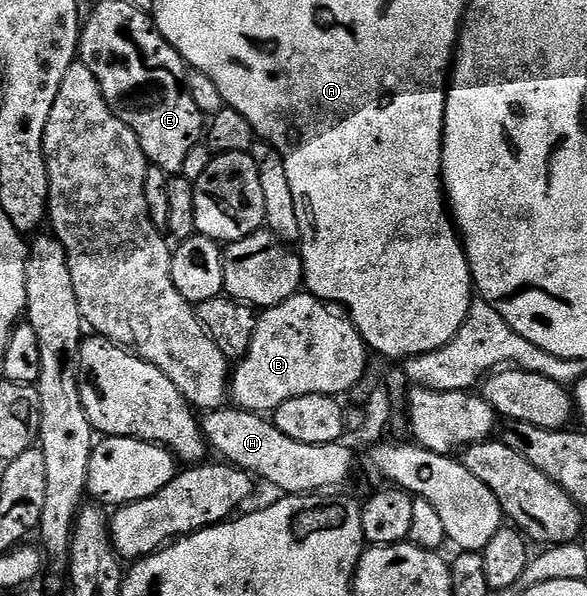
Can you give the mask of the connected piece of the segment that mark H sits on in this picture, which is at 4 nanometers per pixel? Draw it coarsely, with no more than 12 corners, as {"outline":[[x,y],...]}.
{"outline":[[238,406],[206,413],[228,464],[292,496],[351,476],[346,443],[306,444]]}

